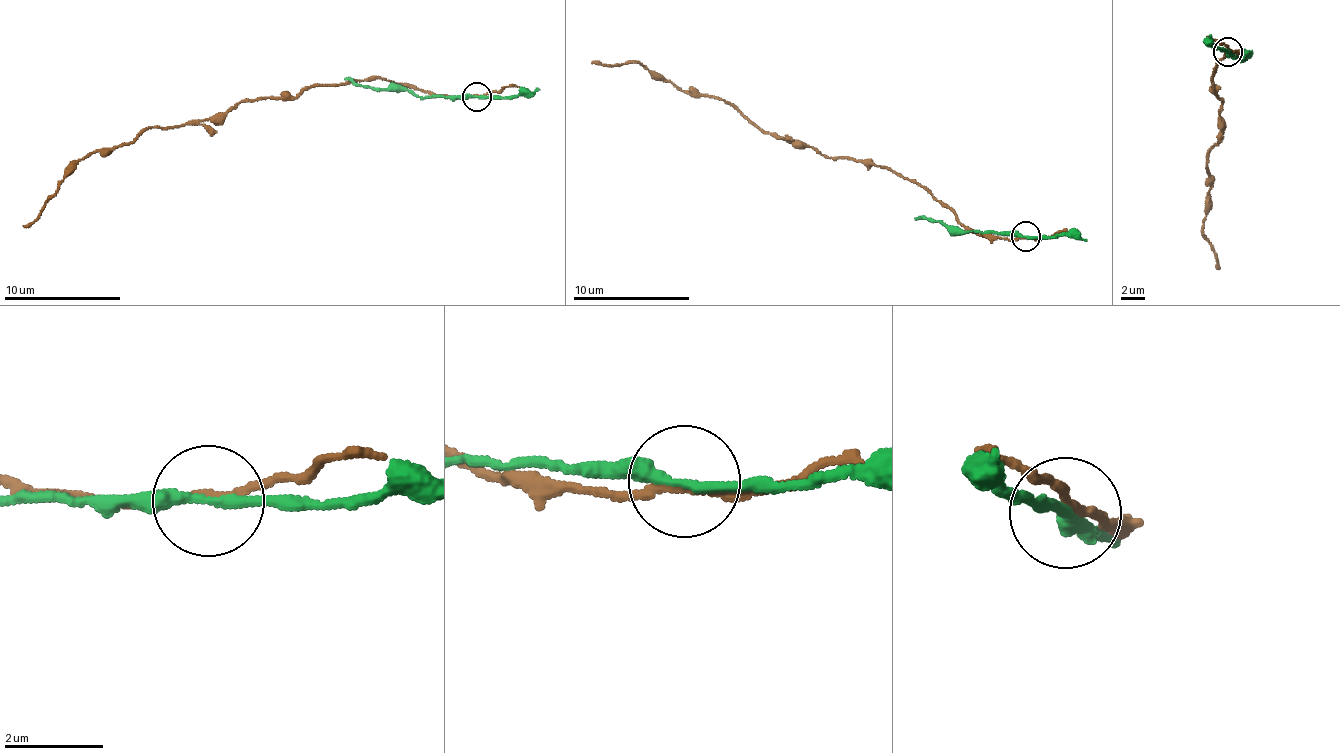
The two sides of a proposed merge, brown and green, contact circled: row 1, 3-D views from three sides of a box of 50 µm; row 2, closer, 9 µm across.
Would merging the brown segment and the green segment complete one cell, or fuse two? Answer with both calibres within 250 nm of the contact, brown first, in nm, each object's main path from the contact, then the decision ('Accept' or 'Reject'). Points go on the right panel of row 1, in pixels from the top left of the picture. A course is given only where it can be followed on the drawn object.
Thickness 130 nm (brown) against 200 nm. Course of brown: (1230, 51), (1243, 55), (1236, 49), (1218, 61), (1212, 84), (1224, 101), (1202, 230), (1219, 268). Course of green: (1227, 51), (1241, 60), (1249, 58), (1246, 61), (1248, 53). Accept

